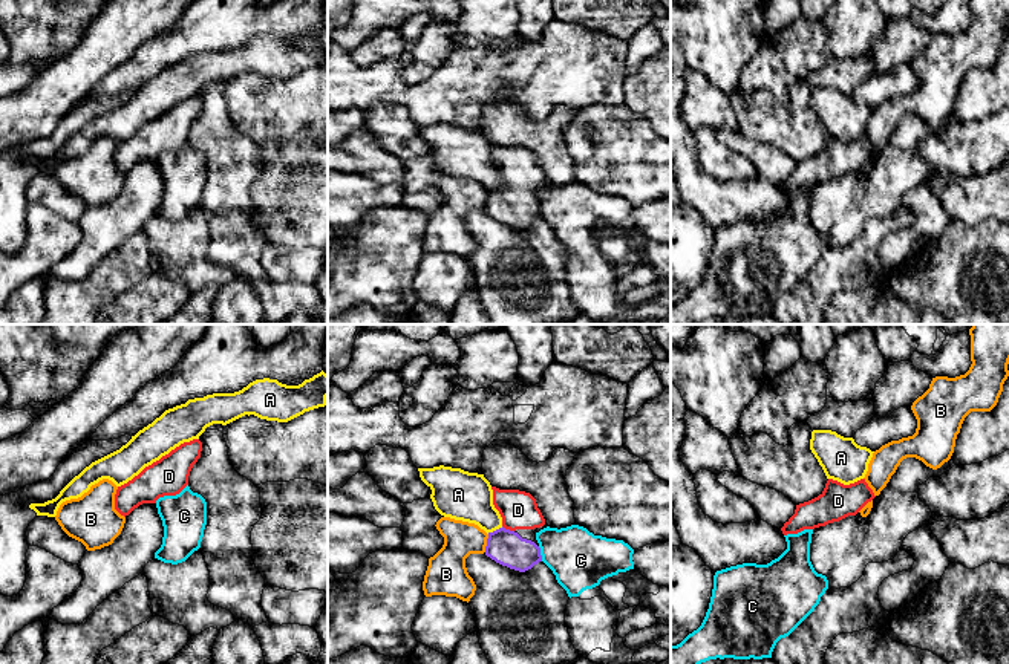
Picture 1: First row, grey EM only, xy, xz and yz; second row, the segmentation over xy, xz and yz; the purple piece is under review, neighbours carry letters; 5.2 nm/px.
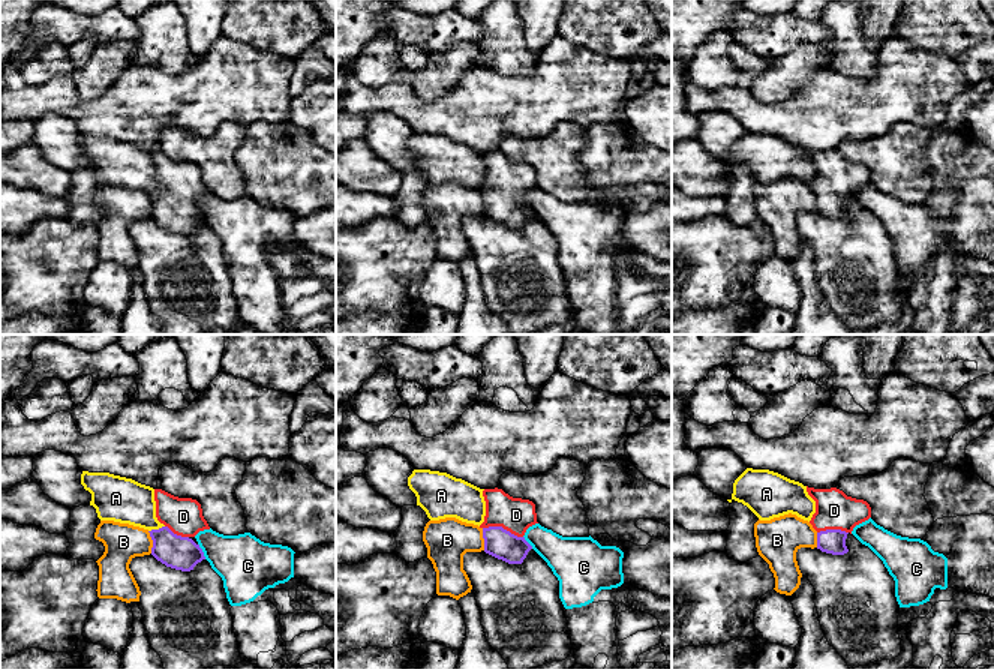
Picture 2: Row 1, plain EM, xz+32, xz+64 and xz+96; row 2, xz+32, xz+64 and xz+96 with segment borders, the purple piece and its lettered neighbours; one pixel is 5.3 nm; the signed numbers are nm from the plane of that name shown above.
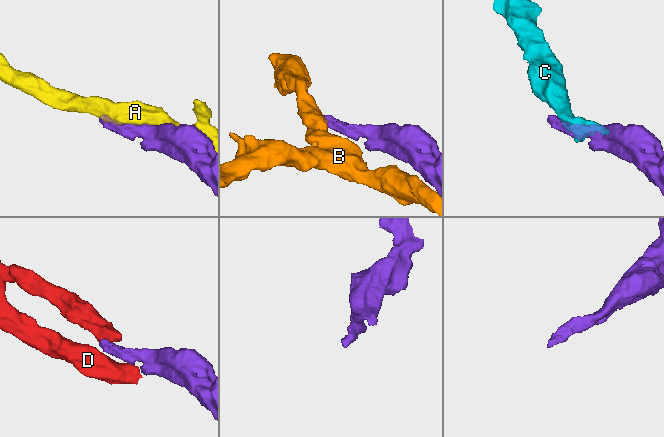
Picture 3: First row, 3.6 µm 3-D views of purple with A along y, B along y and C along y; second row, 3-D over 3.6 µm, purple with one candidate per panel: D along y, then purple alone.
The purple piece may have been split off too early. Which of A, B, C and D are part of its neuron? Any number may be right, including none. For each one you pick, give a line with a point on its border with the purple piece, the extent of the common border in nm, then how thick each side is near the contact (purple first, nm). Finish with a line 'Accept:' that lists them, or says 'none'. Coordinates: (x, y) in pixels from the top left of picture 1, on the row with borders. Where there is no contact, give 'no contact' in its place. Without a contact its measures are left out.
D: contact xz (509, 530); length 70 nm; calibres 190 and 190 nm
Accept: D

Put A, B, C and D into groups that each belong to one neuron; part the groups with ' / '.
A / B / C / D

